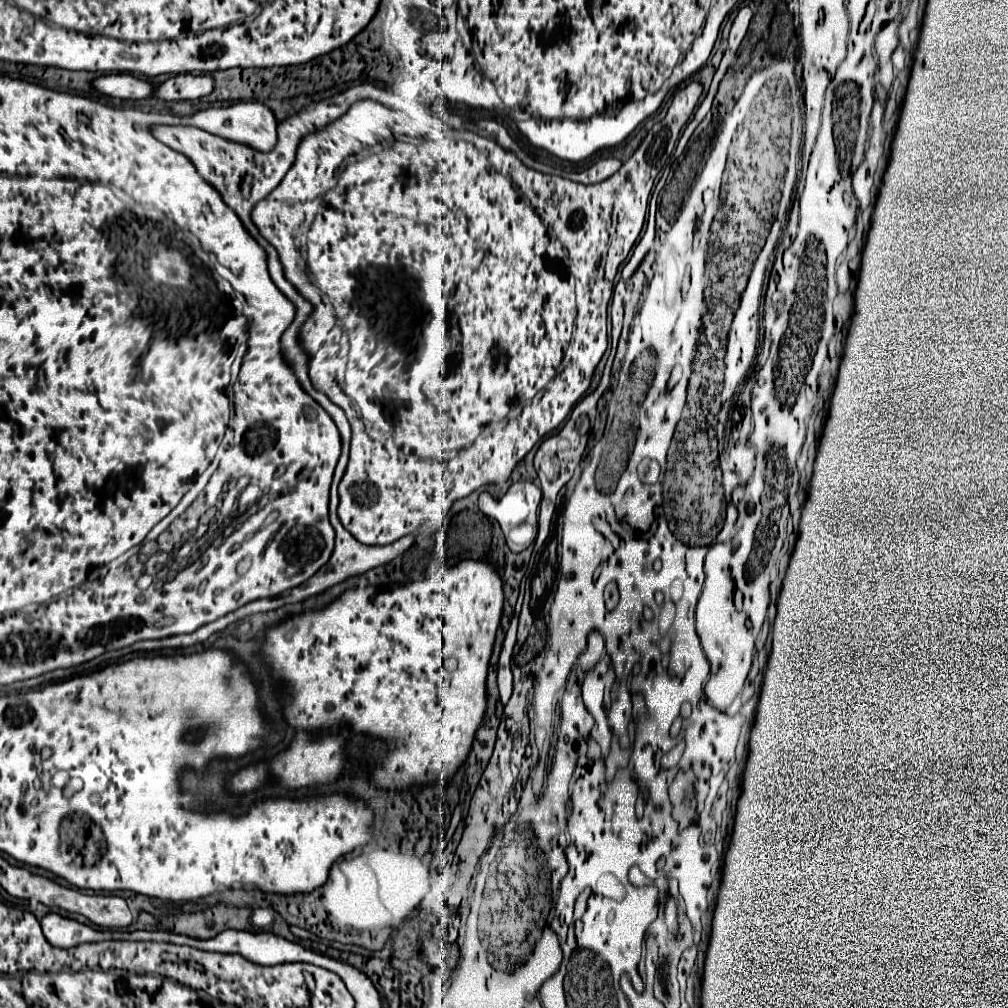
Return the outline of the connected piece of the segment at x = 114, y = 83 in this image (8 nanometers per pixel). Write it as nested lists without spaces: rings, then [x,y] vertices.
[[[101,75],[97,79],[91,81],[93,89],[103,93],[103,95],[109,95],[109,97],[119,97],[119,99],[143,99],[143,97],[149,97],[153,85],[147,83],[147,81],[141,81],[133,75]]]

